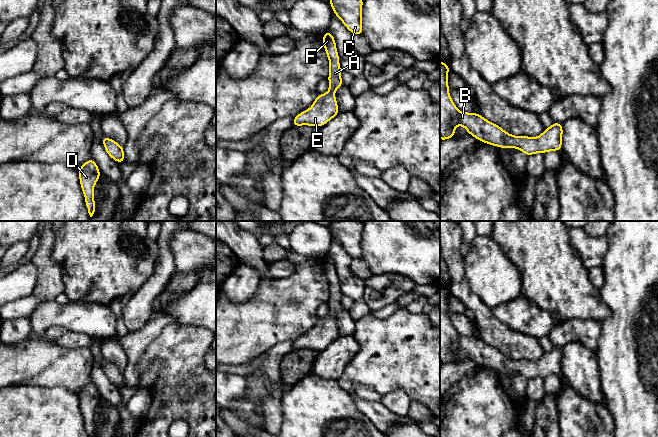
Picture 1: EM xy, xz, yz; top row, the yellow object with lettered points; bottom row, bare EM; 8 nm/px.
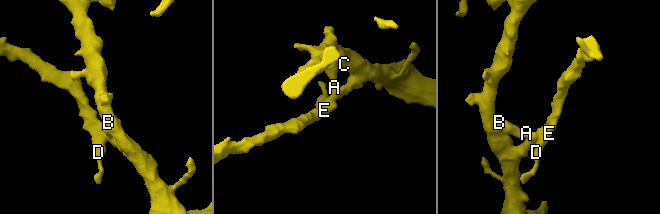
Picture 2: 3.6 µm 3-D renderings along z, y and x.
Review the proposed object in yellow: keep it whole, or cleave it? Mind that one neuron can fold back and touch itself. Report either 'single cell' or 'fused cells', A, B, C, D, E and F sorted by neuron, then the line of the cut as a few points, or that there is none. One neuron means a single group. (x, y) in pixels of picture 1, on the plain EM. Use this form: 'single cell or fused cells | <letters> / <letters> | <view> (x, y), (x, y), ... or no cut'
single cell | A B C D E F | no cut

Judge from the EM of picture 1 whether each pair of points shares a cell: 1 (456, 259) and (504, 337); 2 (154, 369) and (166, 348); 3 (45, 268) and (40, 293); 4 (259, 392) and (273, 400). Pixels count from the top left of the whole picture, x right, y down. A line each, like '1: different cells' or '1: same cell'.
1: same cell
2: different cells
3: same cell
4: different cells

